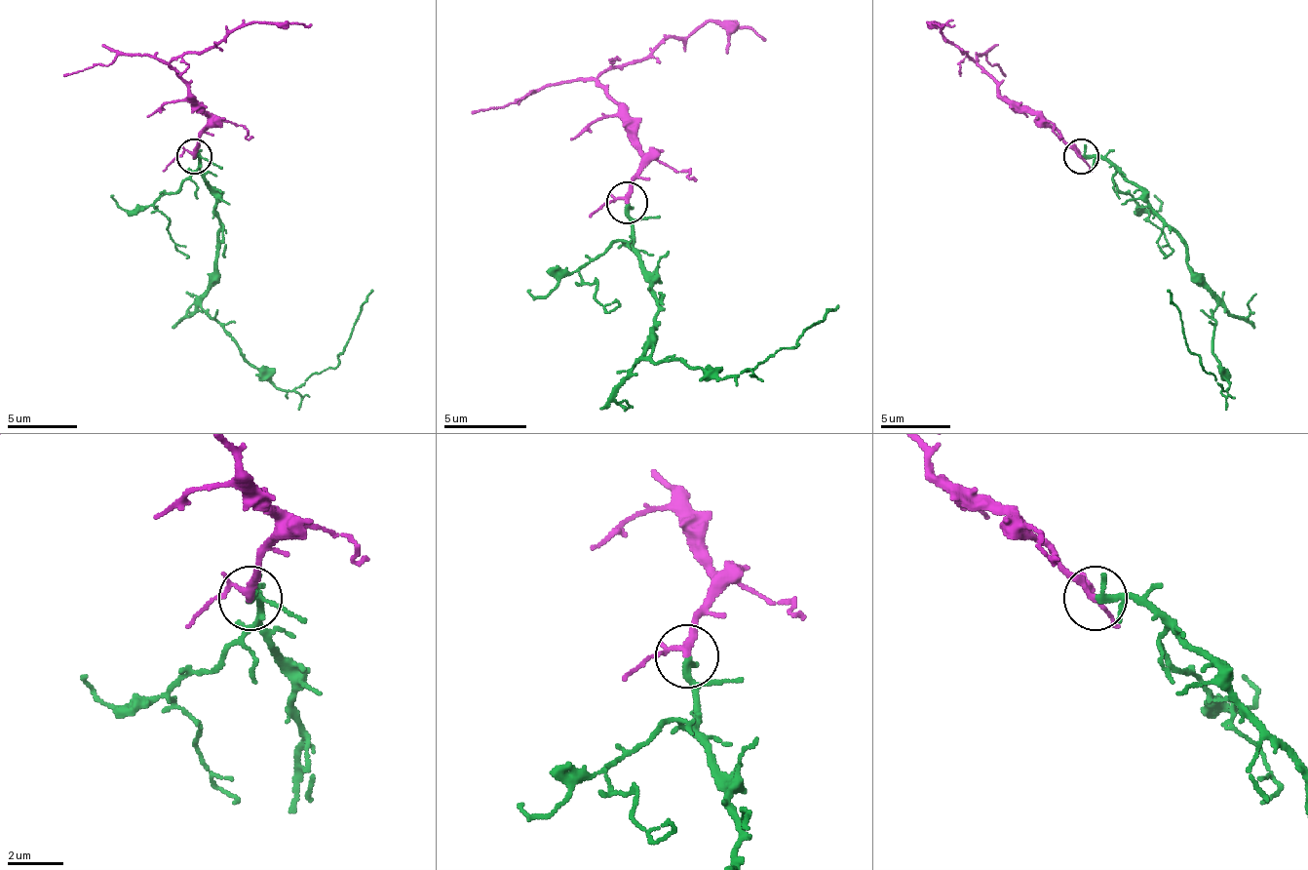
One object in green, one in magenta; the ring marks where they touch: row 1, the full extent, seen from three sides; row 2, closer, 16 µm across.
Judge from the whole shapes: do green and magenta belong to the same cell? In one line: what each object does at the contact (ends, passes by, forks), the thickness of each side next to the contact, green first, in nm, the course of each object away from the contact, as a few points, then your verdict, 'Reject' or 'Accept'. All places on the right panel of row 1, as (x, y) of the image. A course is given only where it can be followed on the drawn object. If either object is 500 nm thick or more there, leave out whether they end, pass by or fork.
At the ring green passes by. At the ring magenta forks. Thickness 180 nm (green) against 150 nm. Course of green: (1080, 156), (1108, 159), (1181, 240), (1192, 278), (1216, 302), (1212, 351), (1227, 390), (1202, 369), (1168, 289). Course of magenta: (1080, 156), (1041, 117), (1014, 106), (968, 54), (930, 22), (943, 22). Accept

